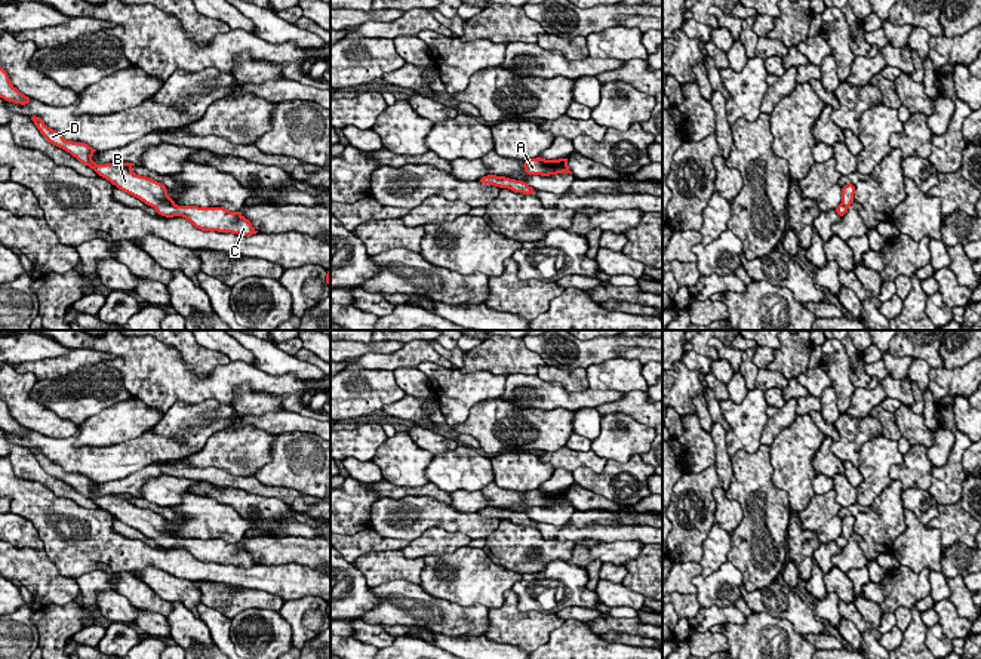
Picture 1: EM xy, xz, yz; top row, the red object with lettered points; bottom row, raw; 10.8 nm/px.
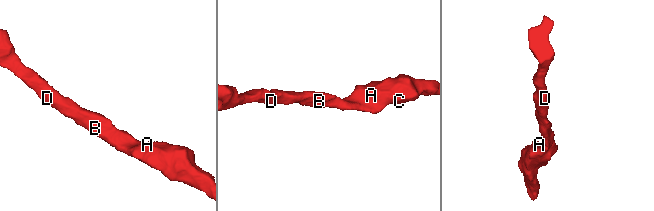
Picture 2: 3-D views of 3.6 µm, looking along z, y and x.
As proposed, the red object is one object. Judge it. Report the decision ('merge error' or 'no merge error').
no merge error

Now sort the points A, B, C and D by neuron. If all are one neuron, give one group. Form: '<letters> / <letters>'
A B C D

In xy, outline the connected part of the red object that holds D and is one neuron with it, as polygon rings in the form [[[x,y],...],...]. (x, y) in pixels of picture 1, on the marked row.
[[[30,116],[40,133],[53,145],[61,147],[74,155],[80,163],[92,167],[99,176],[108,179],[122,191],[138,197],[145,204],[156,209],[162,216],[184,216],[196,228],[202,231],[233,233],[240,235],[252,235],[253,230],[249,219],[237,212],[228,212],[224,207],[197,207],[197,206],[176,206],[170,197],[166,195],[167,188],[160,182],[139,176],[130,170],[133,163],[107,163],[95,164],[92,154],[96,151],[84,142],[65,141],[61,133],[49,129],[40,117]]]

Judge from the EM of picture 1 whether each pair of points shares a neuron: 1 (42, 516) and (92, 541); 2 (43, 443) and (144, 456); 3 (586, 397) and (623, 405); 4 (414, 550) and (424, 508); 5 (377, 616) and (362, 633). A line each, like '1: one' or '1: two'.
1: one
2: one
3: two
4: two
5: two

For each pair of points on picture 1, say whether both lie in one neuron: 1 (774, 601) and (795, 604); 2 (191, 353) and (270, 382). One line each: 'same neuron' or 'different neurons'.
1: same neuron
2: different neurons

